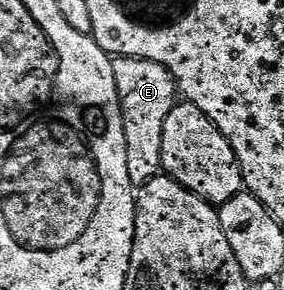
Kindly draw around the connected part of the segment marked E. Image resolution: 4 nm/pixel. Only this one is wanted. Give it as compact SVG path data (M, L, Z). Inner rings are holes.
M118 57L113 60L113 64L114 84L118 87L122 113L124 166L129 182L141 185L153 179L160 171L162 129L168 113L176 102L174 79L162 65L156 65L156 61Z

